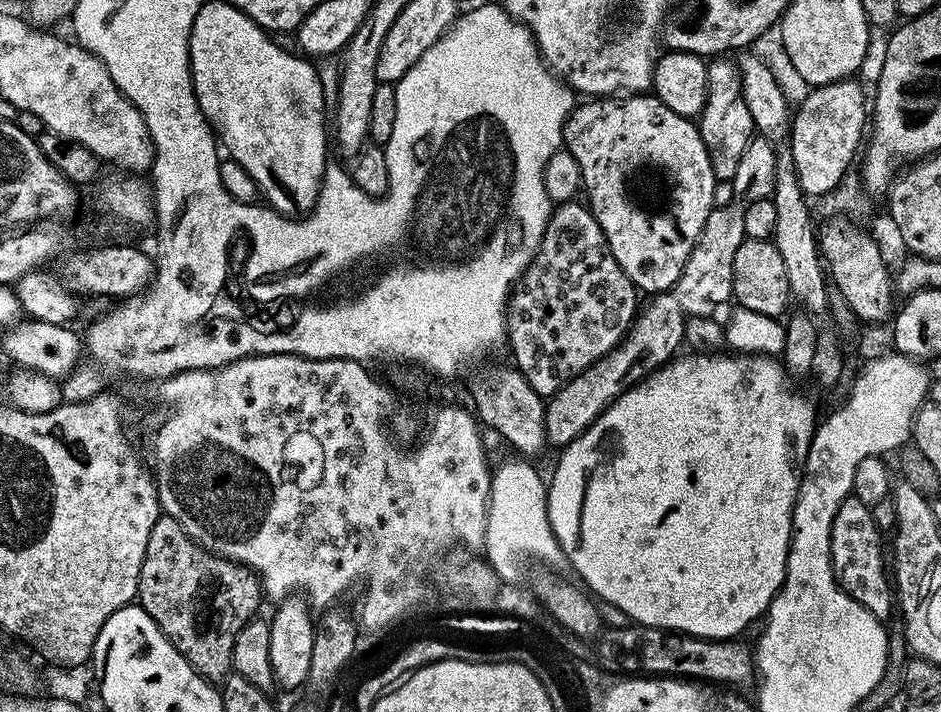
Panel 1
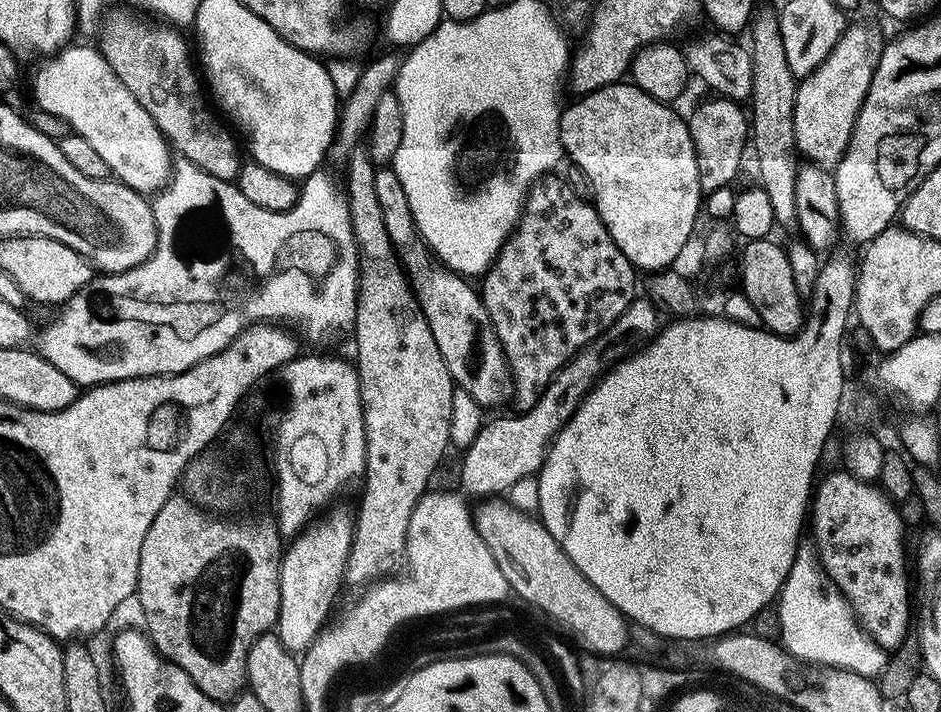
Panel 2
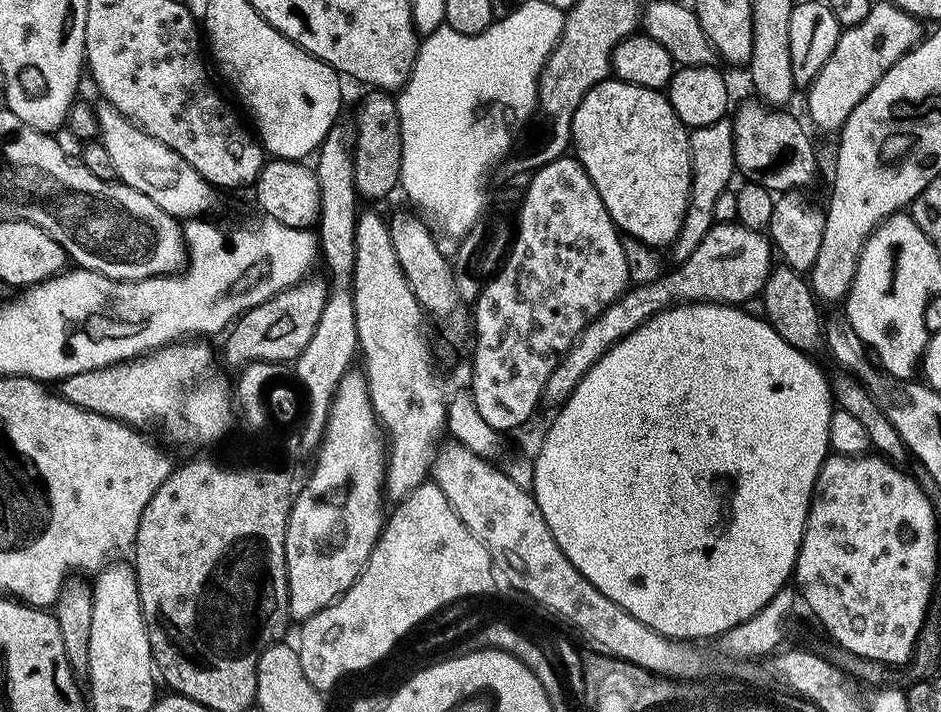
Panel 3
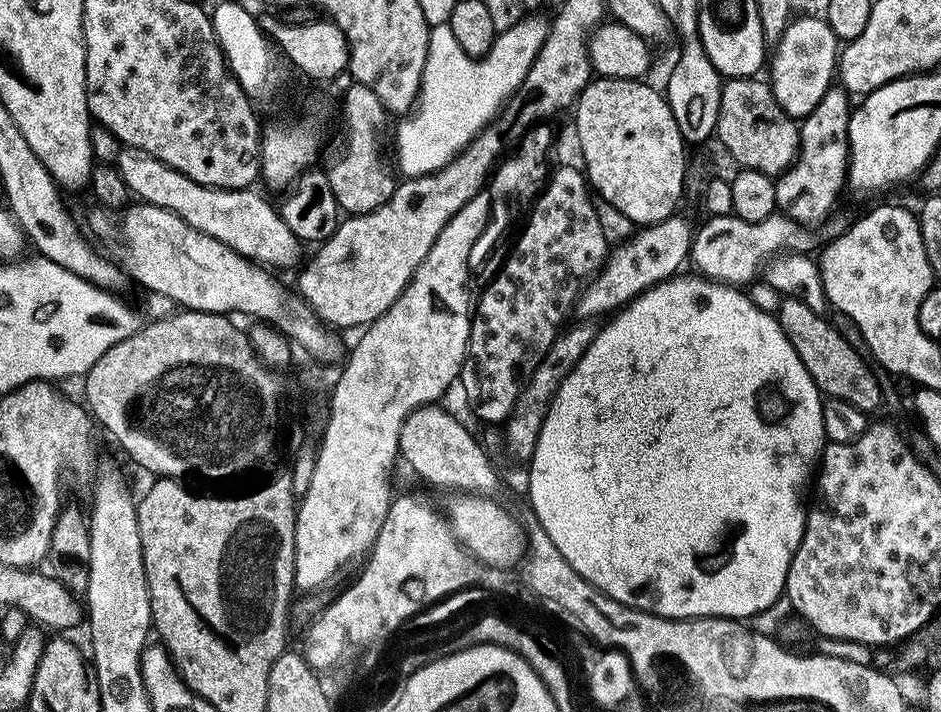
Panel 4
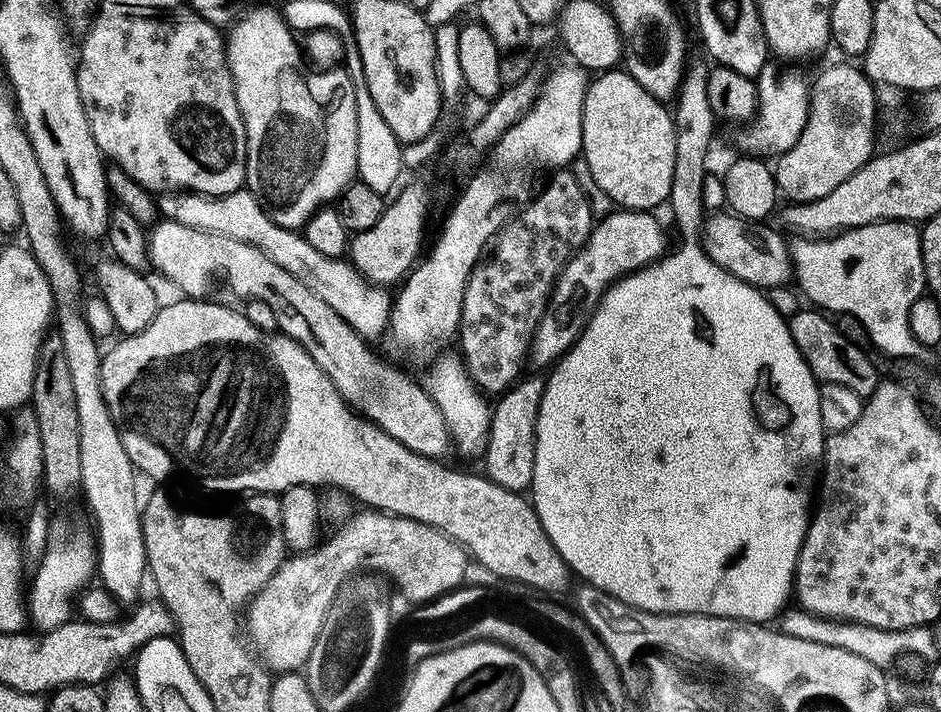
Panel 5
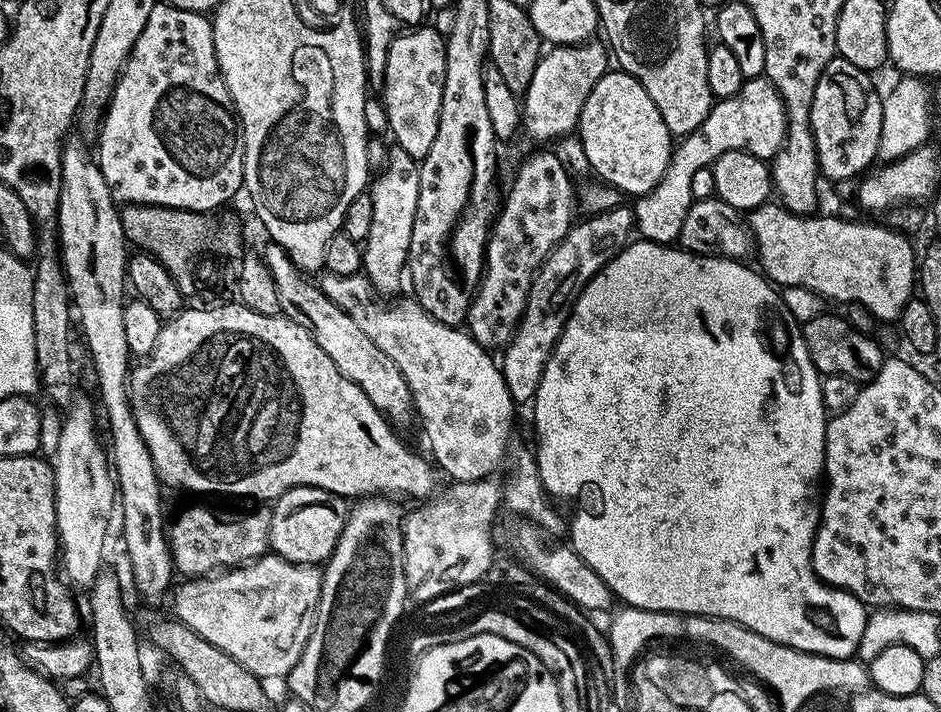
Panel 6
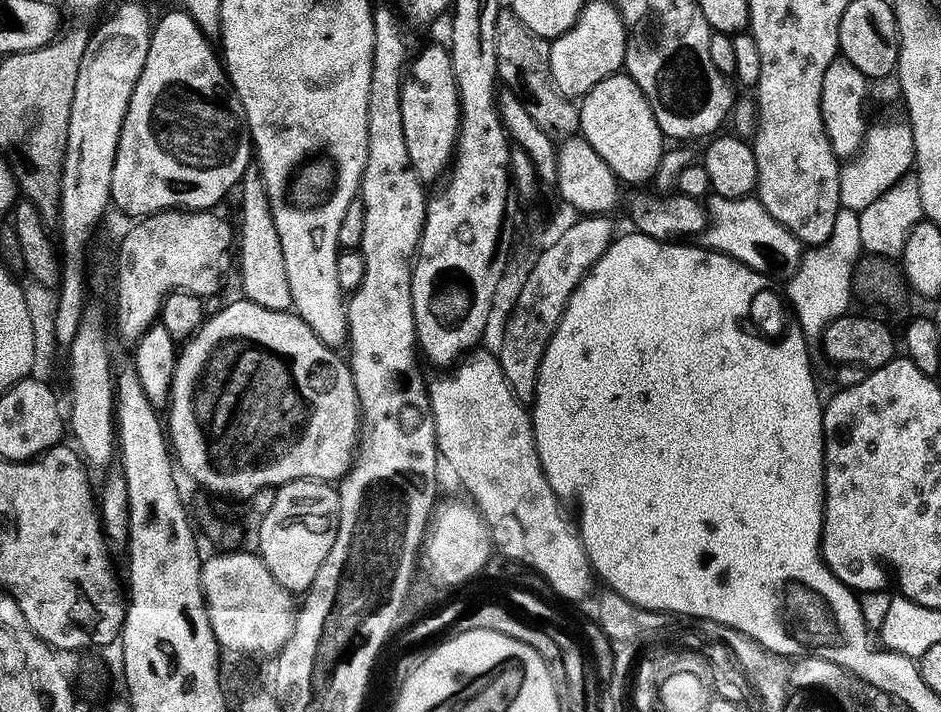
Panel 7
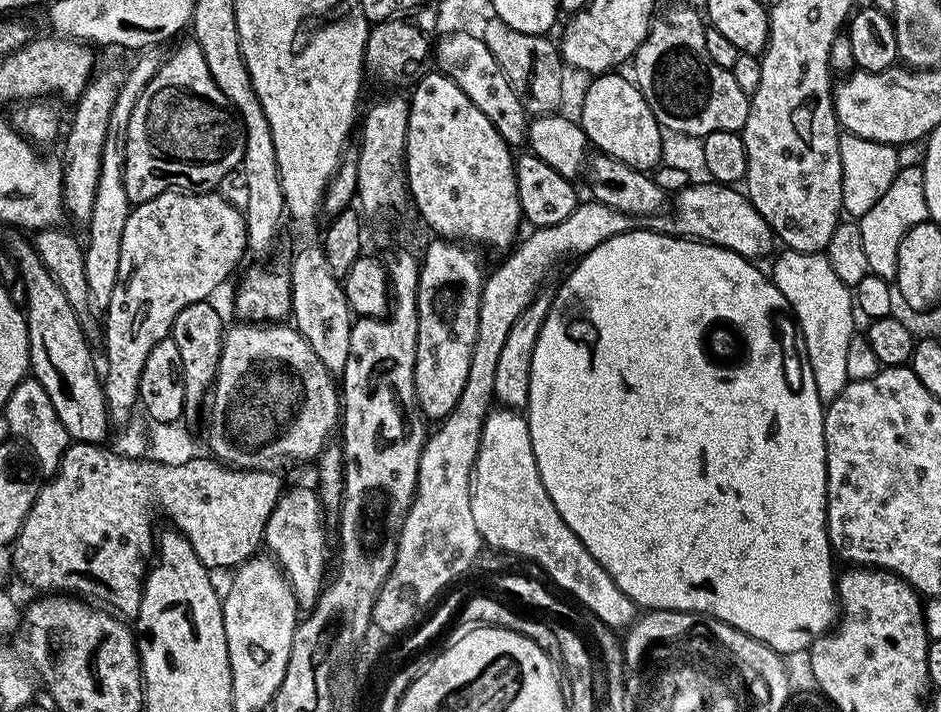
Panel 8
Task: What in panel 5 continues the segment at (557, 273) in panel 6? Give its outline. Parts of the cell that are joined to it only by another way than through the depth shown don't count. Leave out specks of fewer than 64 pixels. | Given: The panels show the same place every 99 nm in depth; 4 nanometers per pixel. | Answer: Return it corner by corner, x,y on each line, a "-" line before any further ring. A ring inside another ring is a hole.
614,210
593,223
588,241
569,258
568,264
556,279
556,285
552,287
552,297
548,299
548,308
538,322
536,333
532,335
528,360
531,367
532,364
536,367
533,369
544,370
555,365
576,343
588,325
588,317
596,309
605,292
620,277
628,276
647,264
654,264
665,255
669,245
667,246
668,240
664,237
664,232
665,225
648,210

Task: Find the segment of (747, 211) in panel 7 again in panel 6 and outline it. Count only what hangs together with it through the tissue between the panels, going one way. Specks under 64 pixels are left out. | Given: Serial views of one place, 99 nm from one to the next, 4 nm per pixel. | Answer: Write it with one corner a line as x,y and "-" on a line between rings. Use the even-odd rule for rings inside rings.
776,202
747,213
763,275
781,289
809,288
825,301
841,300
844,304
857,300
878,319
899,321
918,280
918,252
912,249
909,237
884,224
883,228
880,224
855,224
855,219
839,215
820,215
796,216

